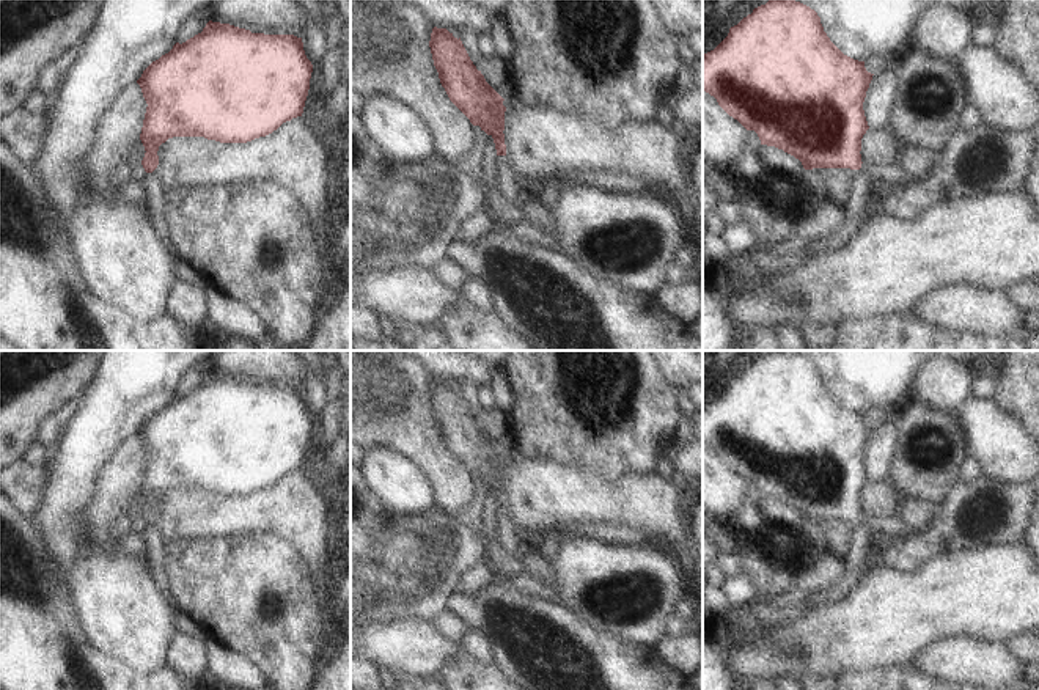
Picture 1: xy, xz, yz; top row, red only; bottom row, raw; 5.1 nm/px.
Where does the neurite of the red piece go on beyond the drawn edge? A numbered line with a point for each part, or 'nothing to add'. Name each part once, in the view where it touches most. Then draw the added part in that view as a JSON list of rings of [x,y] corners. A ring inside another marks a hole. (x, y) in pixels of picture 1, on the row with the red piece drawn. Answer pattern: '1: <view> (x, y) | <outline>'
1: xz (511, 189) | [[[506,156],[495,157],[495,179],[506,201],[520,207],[527,193],[523,185],[514,178]]]

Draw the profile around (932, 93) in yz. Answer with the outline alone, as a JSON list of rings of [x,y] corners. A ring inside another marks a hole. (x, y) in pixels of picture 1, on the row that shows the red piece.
[[[913,46],[902,55],[899,96],[893,108],[891,127],[901,145],[943,152],[962,129],[962,110],[968,104],[968,85],[957,61],[946,61]]]

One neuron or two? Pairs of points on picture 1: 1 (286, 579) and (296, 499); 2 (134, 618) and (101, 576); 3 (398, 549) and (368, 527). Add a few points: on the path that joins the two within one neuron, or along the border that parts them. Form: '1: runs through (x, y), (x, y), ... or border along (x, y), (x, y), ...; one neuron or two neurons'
1: border along (256, 532), (282, 536), (312, 574); two neurons
2: runs through (123, 607), (104, 587); one neuron
3: border along (389, 516), (382, 533), (367, 552); two neurons

